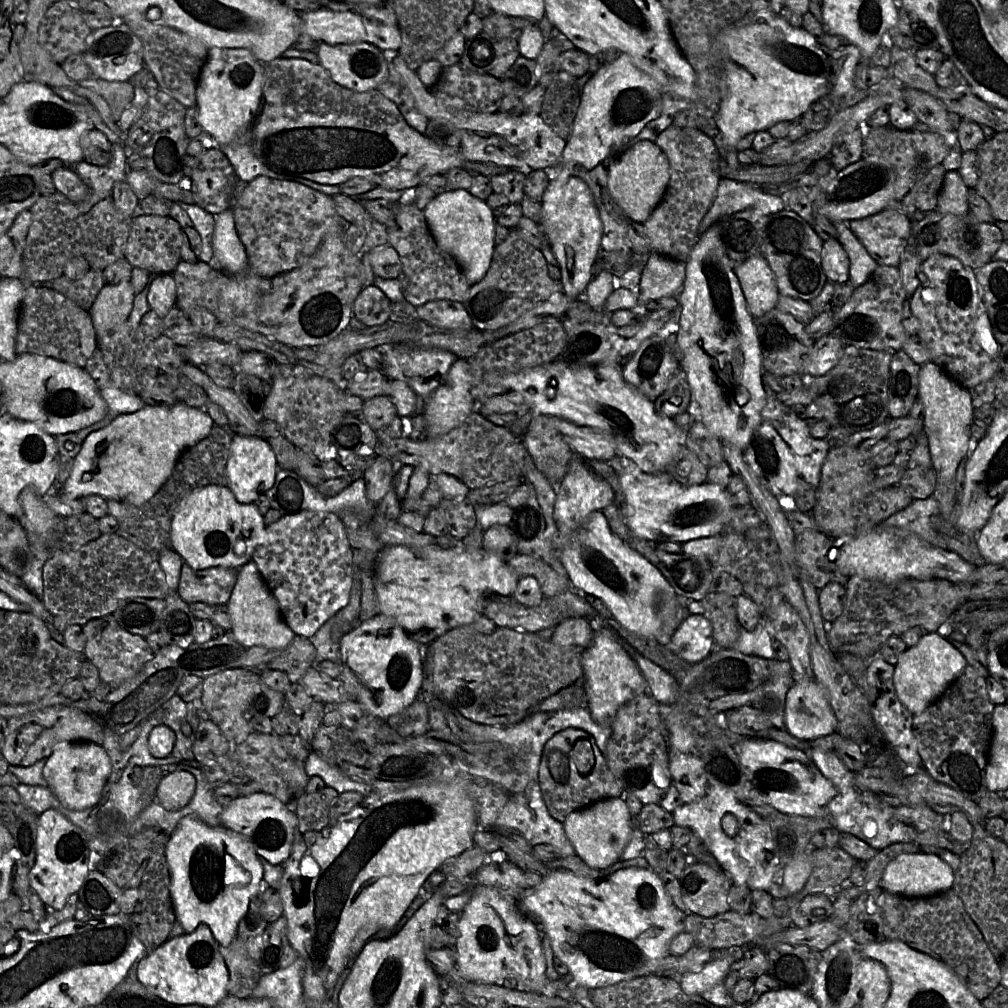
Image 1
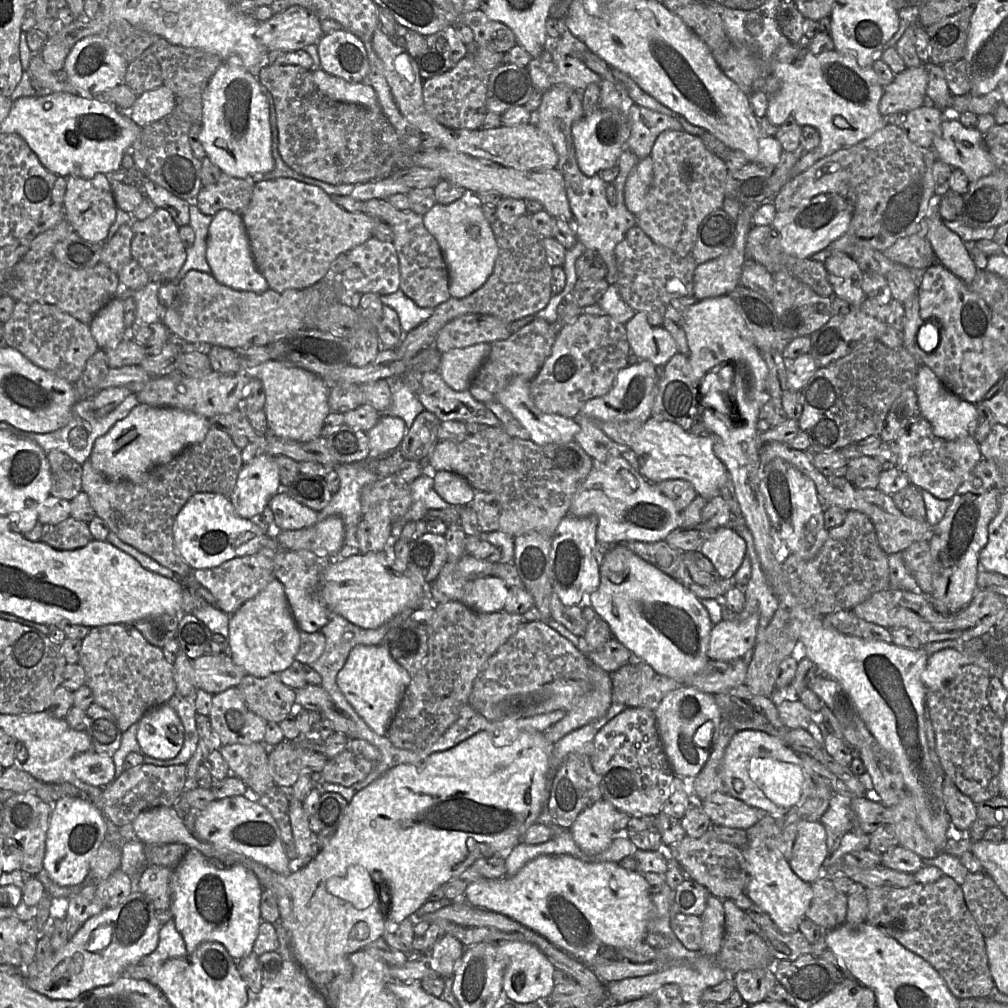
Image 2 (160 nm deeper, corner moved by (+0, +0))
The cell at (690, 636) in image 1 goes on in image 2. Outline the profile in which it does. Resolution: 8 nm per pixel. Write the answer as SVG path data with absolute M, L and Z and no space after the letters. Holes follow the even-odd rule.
M758 613L713 625L707 655L710 660L733 661L752 650L759 625Z

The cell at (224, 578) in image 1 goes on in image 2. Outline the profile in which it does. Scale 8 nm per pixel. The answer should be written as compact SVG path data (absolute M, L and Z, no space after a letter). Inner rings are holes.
M280 547L277 549L263 548L253 555L231 559L216 568L197 569L192 571L193 577L207 590L209 590L217 601L217 607L228 615L234 614L245 602L256 597L274 577L274 557Z

